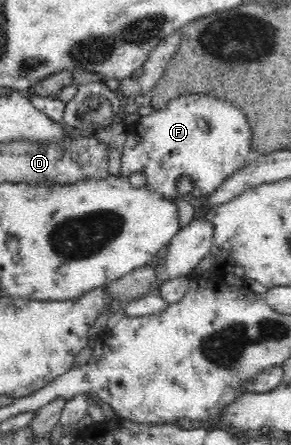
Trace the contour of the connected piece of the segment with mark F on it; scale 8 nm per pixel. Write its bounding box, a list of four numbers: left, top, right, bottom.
[121,93,252,199]

